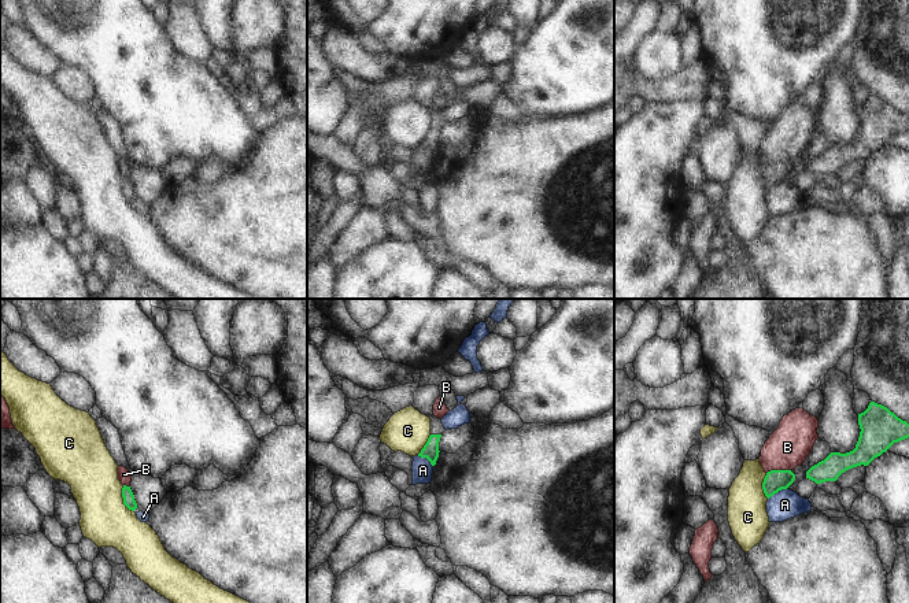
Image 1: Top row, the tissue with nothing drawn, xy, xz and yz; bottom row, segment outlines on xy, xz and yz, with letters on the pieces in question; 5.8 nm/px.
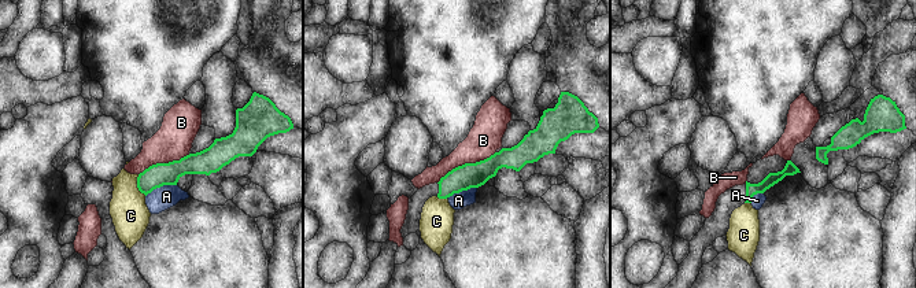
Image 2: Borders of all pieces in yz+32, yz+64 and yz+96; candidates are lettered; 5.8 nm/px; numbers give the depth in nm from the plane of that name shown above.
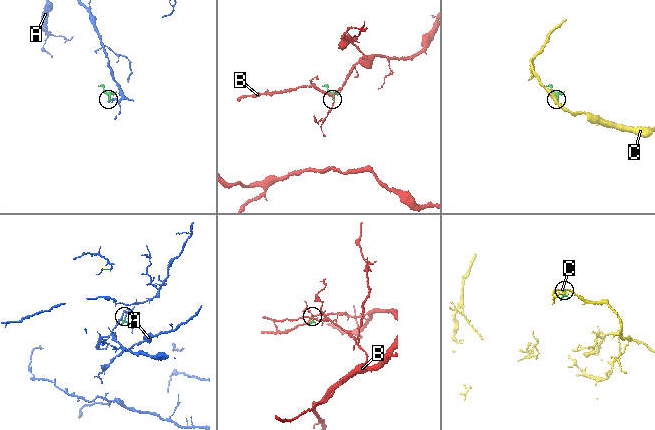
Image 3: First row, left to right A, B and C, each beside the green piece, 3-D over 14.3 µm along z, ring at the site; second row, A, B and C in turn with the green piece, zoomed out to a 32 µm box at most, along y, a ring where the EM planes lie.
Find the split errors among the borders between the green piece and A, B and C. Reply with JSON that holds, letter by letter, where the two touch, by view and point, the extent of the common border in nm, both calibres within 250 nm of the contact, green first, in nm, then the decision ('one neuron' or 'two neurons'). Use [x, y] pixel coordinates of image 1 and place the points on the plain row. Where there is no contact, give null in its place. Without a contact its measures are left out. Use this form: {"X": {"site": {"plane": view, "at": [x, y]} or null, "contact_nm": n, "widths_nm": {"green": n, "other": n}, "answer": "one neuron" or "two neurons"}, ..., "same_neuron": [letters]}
{"A": {"site": {"plane": "yz", "at": [776, 185]}, "contact_nm": 130, "widths_nm": {"green": 130, "other": 170}, "answer": "two neurons"}, "B": {"site": {"plane": "yz", "at": [778, 163]}, "contact_nm": 150, "widths_nm": {"green": 130, "other": 240}, "answer": "two neurons"}, "C": {"site": {"plane": "xy", "at": [124, 192]}, "contact_nm": 170, "widths_nm": {"green": 70, "other": 300}, "answer": "two neurons"}, "same_neuron": []}

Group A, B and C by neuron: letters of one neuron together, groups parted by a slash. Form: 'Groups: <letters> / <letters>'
Groups: A / B / C

